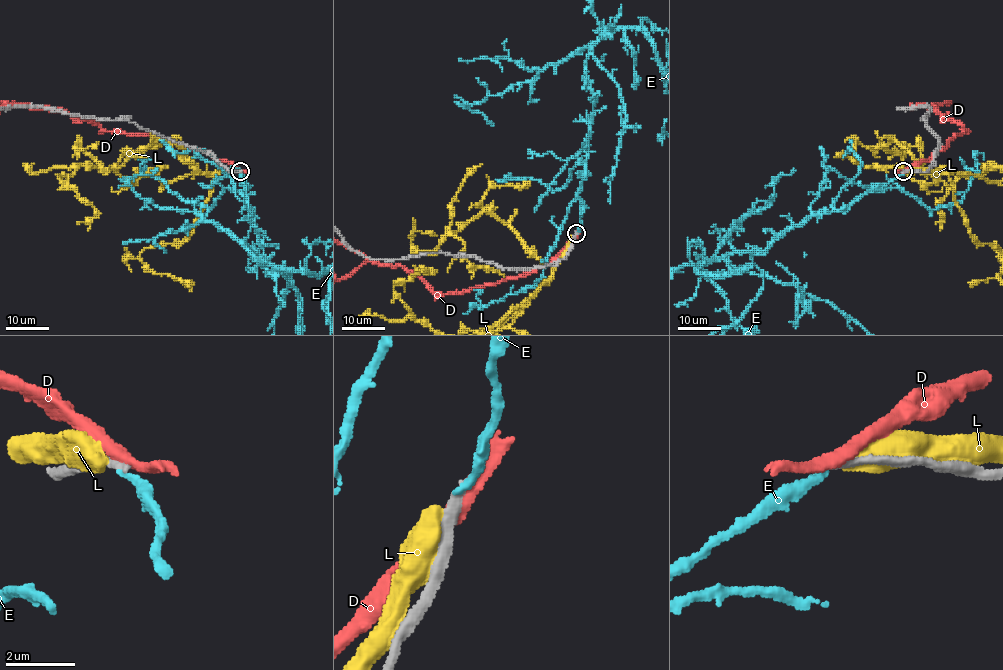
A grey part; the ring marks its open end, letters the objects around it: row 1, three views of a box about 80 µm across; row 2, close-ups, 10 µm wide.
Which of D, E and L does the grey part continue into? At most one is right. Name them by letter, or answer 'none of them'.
none of them

